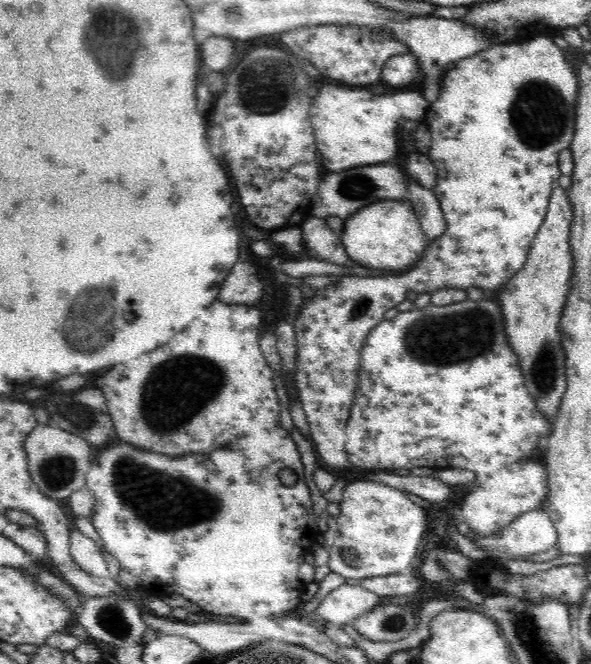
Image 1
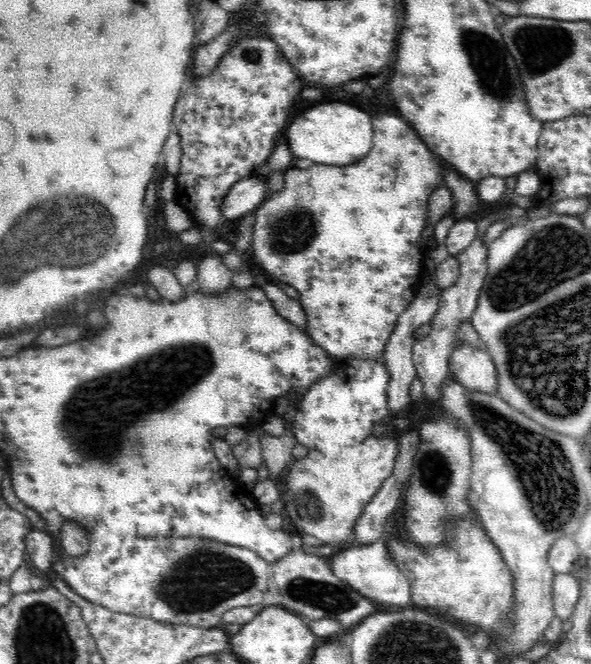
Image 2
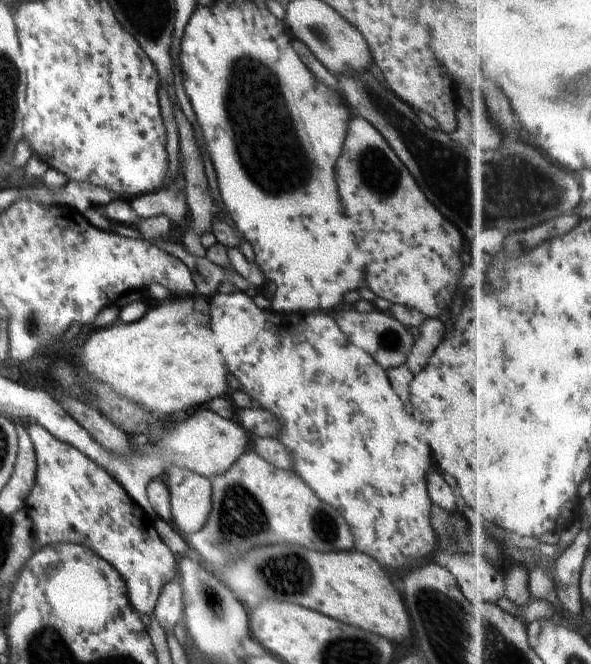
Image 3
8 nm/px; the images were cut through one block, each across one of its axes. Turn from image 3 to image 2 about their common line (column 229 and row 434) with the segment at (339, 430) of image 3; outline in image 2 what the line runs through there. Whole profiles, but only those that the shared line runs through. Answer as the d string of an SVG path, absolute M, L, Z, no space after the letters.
M383 358L334 359L326 378L314 382L303 394L292 422L292 432L306 448L336 454L343 448L360 444L372 434L372 426L391 414L387 405L390 373Z

